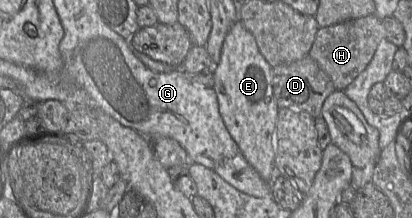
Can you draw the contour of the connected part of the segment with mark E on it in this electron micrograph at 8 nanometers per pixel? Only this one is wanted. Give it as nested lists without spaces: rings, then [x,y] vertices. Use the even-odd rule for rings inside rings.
[[[237,21],[227,33],[213,76],[219,113],[228,132],[249,164],[272,185],[276,179],[275,128],[279,110],[273,94],[272,67],[241,21]]]

